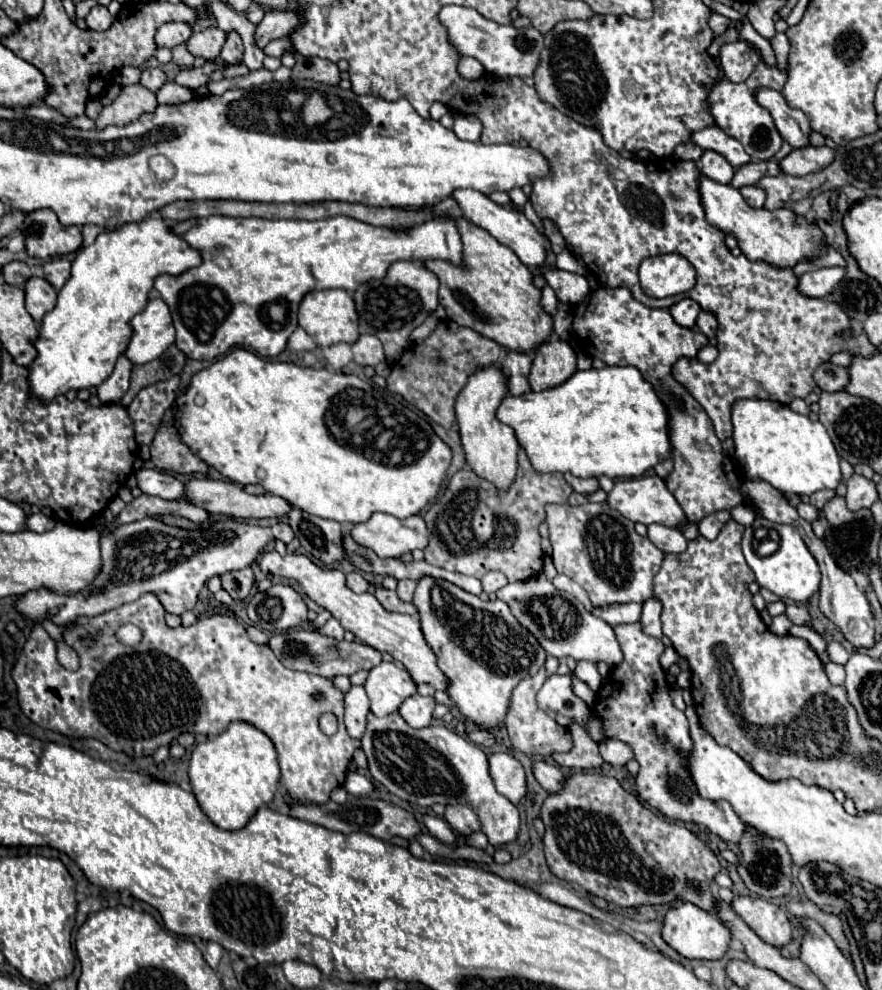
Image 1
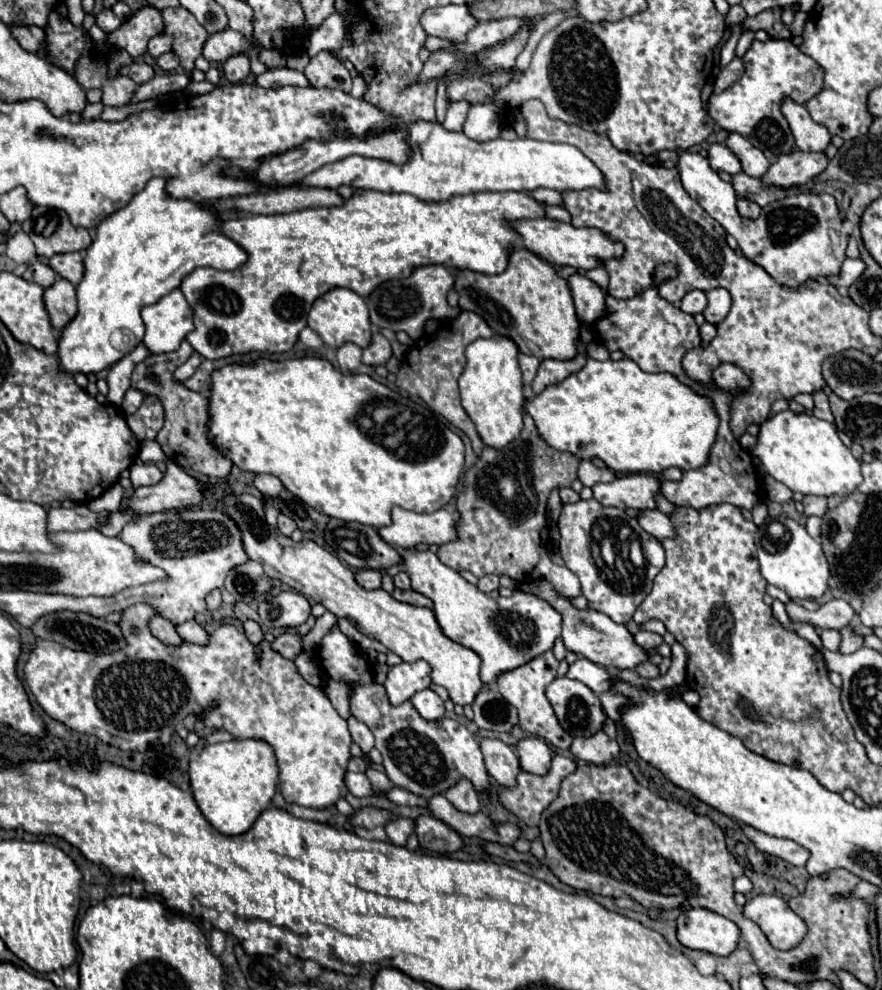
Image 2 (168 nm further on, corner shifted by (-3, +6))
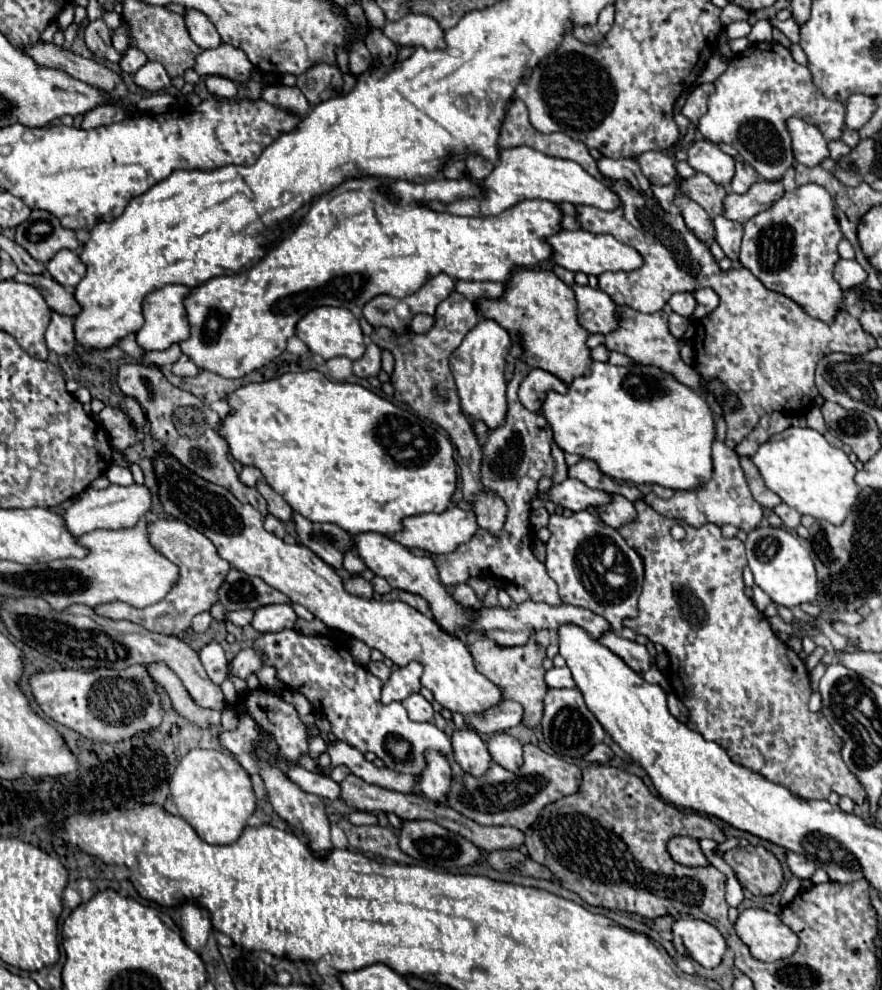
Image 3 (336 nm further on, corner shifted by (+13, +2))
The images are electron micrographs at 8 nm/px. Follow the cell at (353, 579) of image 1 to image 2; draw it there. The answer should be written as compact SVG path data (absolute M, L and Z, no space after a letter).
M360 569L356 573L356 583L364 589L378 589L380 587L380 571L374 571L374 569Z

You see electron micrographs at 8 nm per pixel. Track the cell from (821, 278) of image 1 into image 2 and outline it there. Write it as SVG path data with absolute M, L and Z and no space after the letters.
M844 259L840 273L838 275L830 275L828 281L836 287L850 287L852 281L856 281L860 277L860 273L864 271L864 263L862 259Z

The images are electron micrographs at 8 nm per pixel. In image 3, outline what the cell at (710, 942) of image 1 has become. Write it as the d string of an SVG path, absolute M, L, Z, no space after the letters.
M678 919L672 933L674 947L680 955L698 961L706 969L720 965L726 941L714 925L700 919Z

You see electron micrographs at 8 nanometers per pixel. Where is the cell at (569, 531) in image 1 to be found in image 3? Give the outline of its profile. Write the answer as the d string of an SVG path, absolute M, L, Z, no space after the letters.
M578 511L572 513L572 517L554 513L550 517L548 529L552 537L546 543L546 569L558 585L562 603L578 605L602 615L612 623L614 633L620 635L622 621L626 617L636 617L638 613L638 597L642 593L644 581L640 555L626 545L616 529L600 523L600 519L590 511Z

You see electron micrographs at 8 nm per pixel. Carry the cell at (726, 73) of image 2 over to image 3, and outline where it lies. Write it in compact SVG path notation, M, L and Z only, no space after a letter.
M702 83L698 85L686 99L684 107L682 107L682 115L690 119L690 123L698 125L698 117L702 117L706 113L706 101L708 97L714 93L714 85L712 83Z

